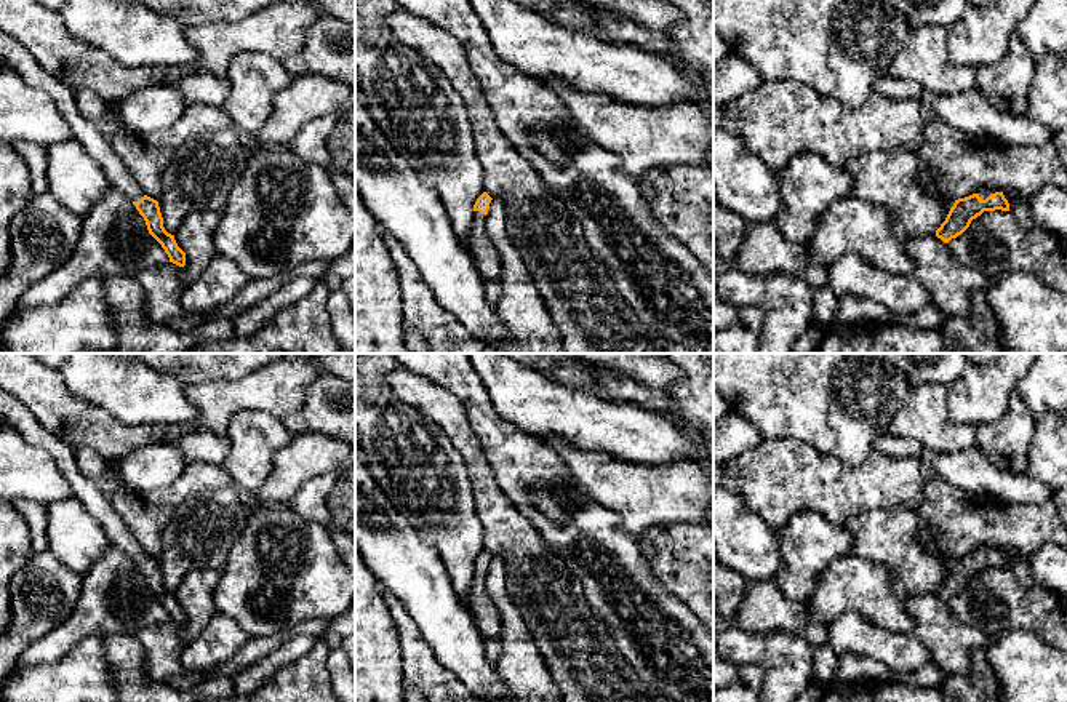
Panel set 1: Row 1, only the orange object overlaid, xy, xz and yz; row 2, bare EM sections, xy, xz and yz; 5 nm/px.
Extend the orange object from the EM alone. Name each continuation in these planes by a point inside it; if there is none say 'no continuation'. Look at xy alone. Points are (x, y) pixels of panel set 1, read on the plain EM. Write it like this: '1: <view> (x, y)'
1: xy (15, 414)

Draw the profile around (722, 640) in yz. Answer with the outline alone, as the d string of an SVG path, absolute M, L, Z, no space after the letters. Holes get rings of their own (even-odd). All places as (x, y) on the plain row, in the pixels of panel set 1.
M736 627L723 632L713 632L715 657L733 662L736 667L760 664L763 656L763 636L745 633Z

